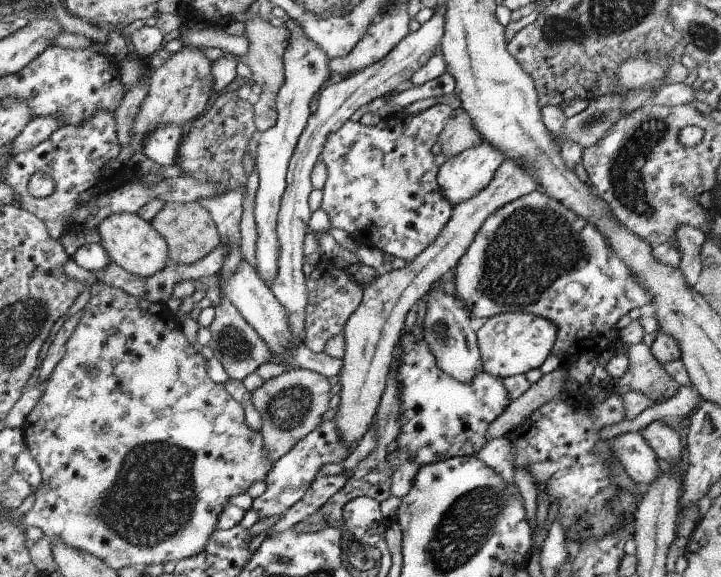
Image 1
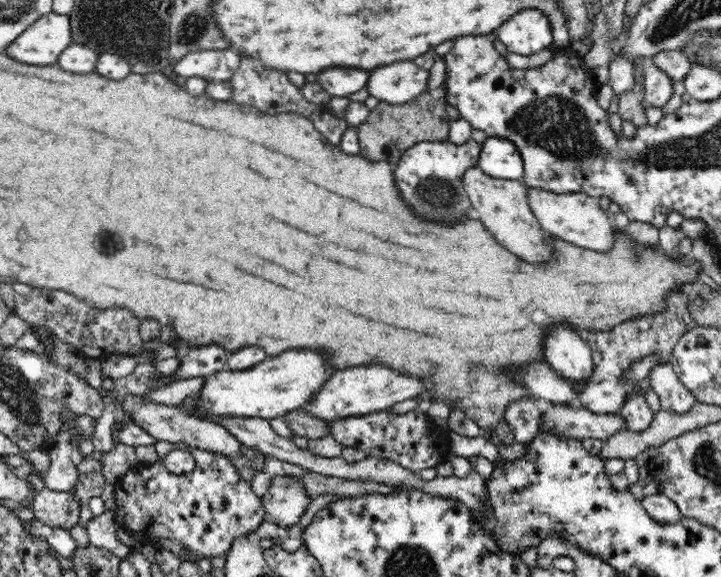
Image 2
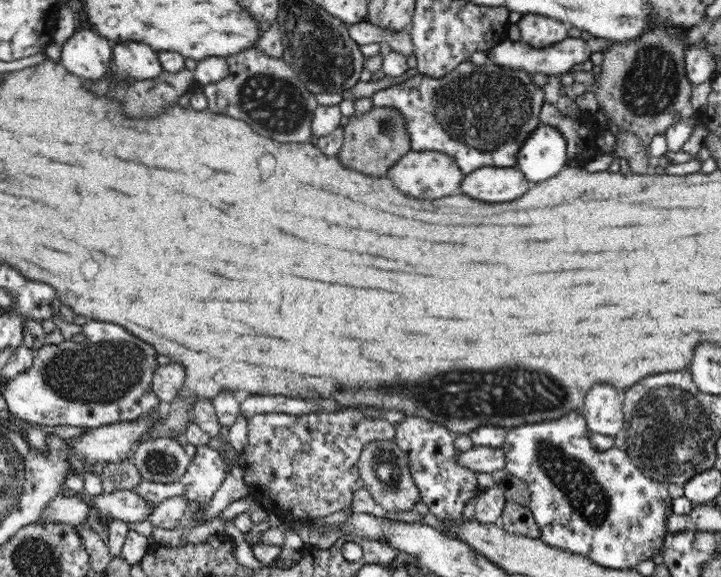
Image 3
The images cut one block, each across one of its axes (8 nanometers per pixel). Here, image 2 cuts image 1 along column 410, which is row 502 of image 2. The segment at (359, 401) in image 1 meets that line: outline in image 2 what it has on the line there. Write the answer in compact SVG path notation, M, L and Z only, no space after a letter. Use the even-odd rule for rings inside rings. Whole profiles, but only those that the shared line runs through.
M286 475L274 476L270 481L267 493L261 498L265 514L282 530L300 522L300 517L304 514L306 507L308 507L312 499L305 491L303 484L299 482L298 476Z

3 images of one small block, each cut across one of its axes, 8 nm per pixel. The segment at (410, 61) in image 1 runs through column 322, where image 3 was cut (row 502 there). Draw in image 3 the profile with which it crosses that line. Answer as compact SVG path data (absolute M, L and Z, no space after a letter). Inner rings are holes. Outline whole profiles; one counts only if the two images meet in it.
M133 490L104 491L93 497L87 497L90 507L94 508L103 521L107 516L122 522L142 522L148 519L156 507L142 499Z

